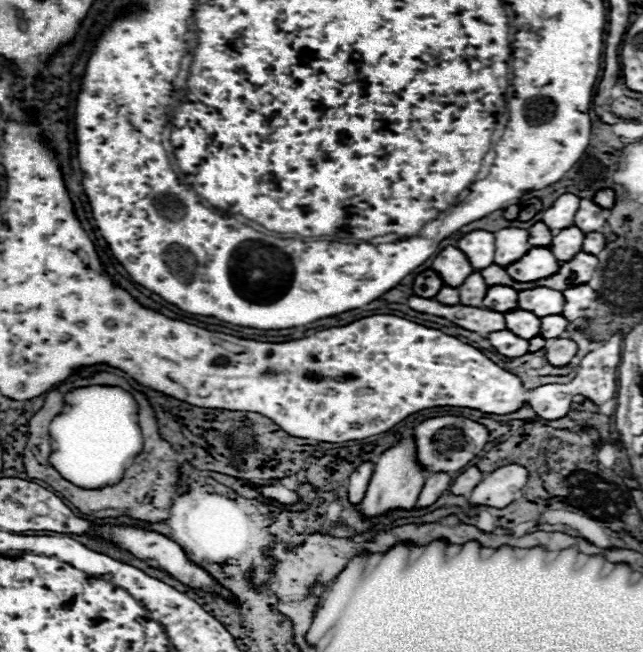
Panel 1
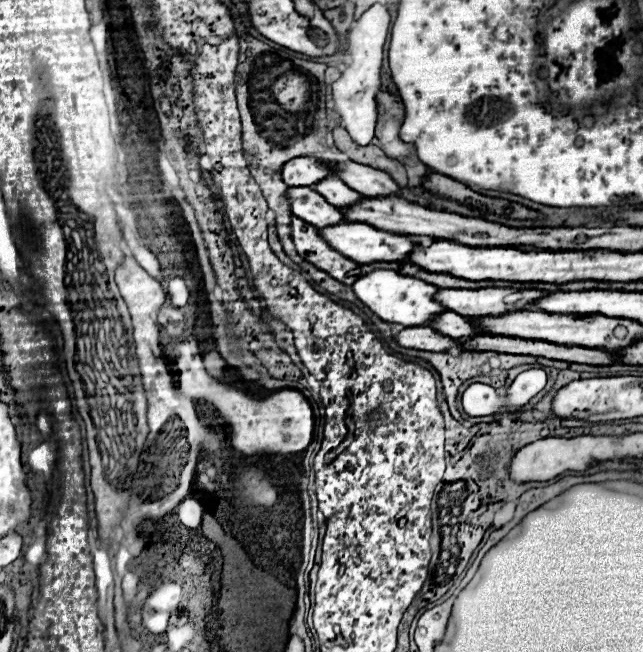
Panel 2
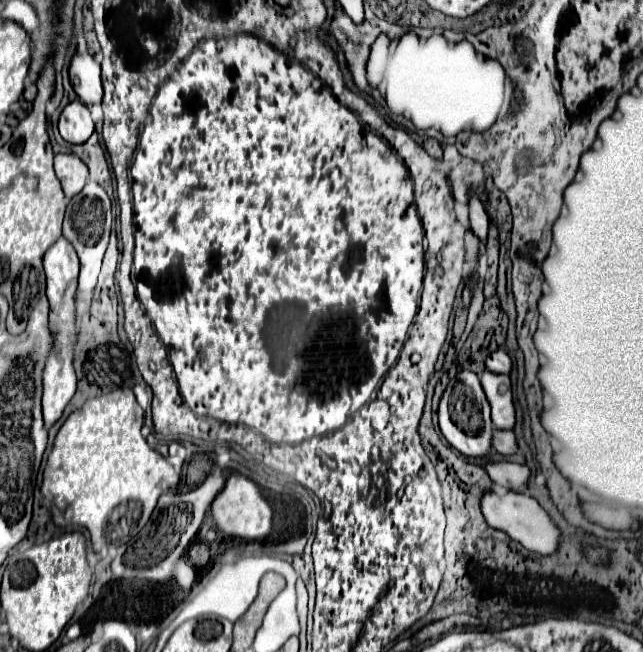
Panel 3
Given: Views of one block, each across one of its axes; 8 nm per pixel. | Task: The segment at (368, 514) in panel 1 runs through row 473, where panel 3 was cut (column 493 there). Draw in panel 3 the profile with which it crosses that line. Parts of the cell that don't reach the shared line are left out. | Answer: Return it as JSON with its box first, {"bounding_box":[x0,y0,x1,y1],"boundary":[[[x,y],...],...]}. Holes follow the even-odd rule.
{"bounding_box":[482,372,516,430],"boundary":[[[484,372],[482,388],[492,406],[492,422],[498,430],[514,430],[516,426],[516,408],[512,400],[512,384],[506,374]]]}

